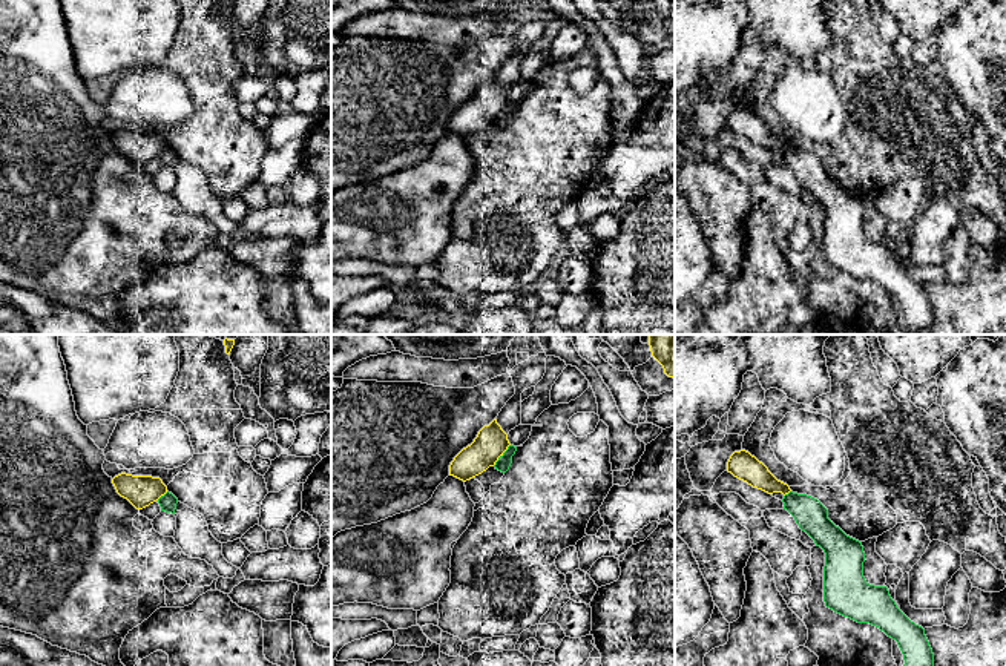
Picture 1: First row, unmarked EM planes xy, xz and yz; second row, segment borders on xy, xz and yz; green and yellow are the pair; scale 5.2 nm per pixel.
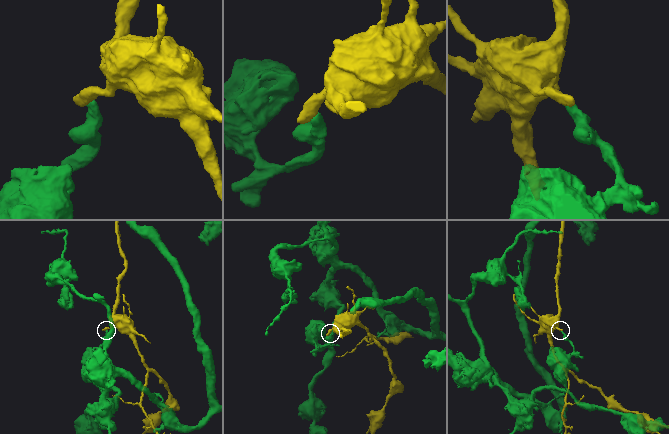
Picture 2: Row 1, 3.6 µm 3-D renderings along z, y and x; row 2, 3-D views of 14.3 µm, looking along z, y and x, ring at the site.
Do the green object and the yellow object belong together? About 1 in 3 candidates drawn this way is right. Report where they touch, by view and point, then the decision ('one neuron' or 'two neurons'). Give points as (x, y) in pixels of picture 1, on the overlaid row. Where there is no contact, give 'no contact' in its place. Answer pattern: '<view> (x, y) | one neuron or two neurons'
xz (503, 454) | two neurons

